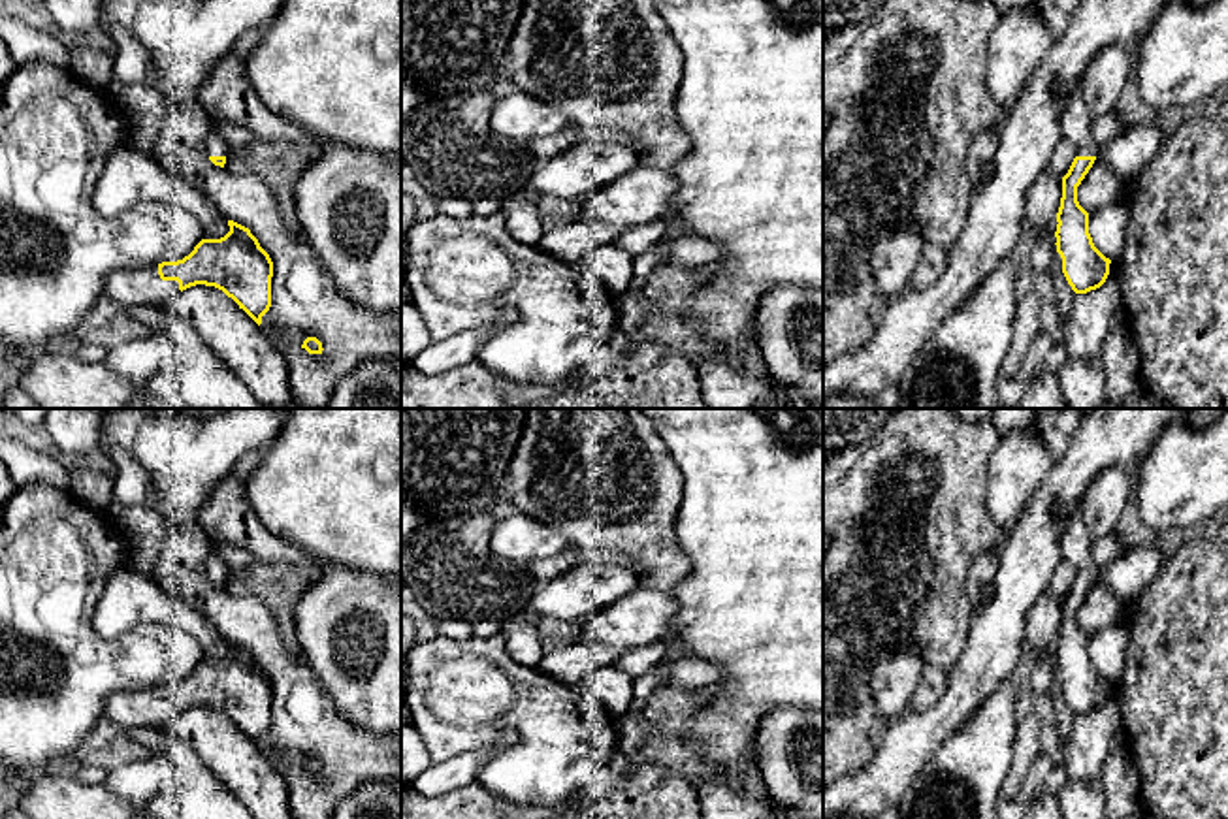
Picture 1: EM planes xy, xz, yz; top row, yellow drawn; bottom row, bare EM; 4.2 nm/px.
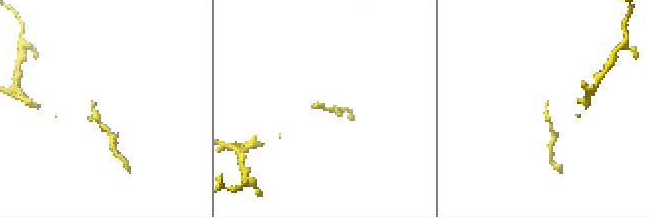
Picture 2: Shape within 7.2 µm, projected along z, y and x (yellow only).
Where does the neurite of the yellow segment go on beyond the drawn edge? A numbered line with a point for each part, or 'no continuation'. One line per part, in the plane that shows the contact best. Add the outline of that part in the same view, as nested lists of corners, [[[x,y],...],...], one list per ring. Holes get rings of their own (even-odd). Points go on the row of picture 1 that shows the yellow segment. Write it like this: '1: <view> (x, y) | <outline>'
1: xy (134, 287) | [[[158,264],[113,271],[104,282],[104,296],[126,305],[153,305],[168,309],[179,292],[177,281],[160,279]]]
2: yz (1076, 119) | [[[1075,88],[1066,96],[1064,111],[1060,113],[1062,137],[1068,137],[1077,151],[1077,156],[1098,156],[1100,147],[1091,136],[1092,115],[1089,113],[1081,90]]]

